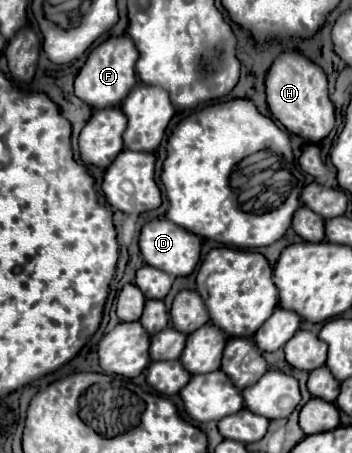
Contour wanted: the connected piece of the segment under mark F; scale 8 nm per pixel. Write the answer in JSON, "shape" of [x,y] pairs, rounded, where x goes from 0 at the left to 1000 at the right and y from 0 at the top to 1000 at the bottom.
{"shape":[[[310,82],[276,108],[264,108],[264,117],[253,117],[247,139],[236,143],[236,152],[213,174],[213,210],[270,245],[344,236],[349,219],[389,188],[389,166],[384,166],[389,126],[395,117],[366,82]]]}

